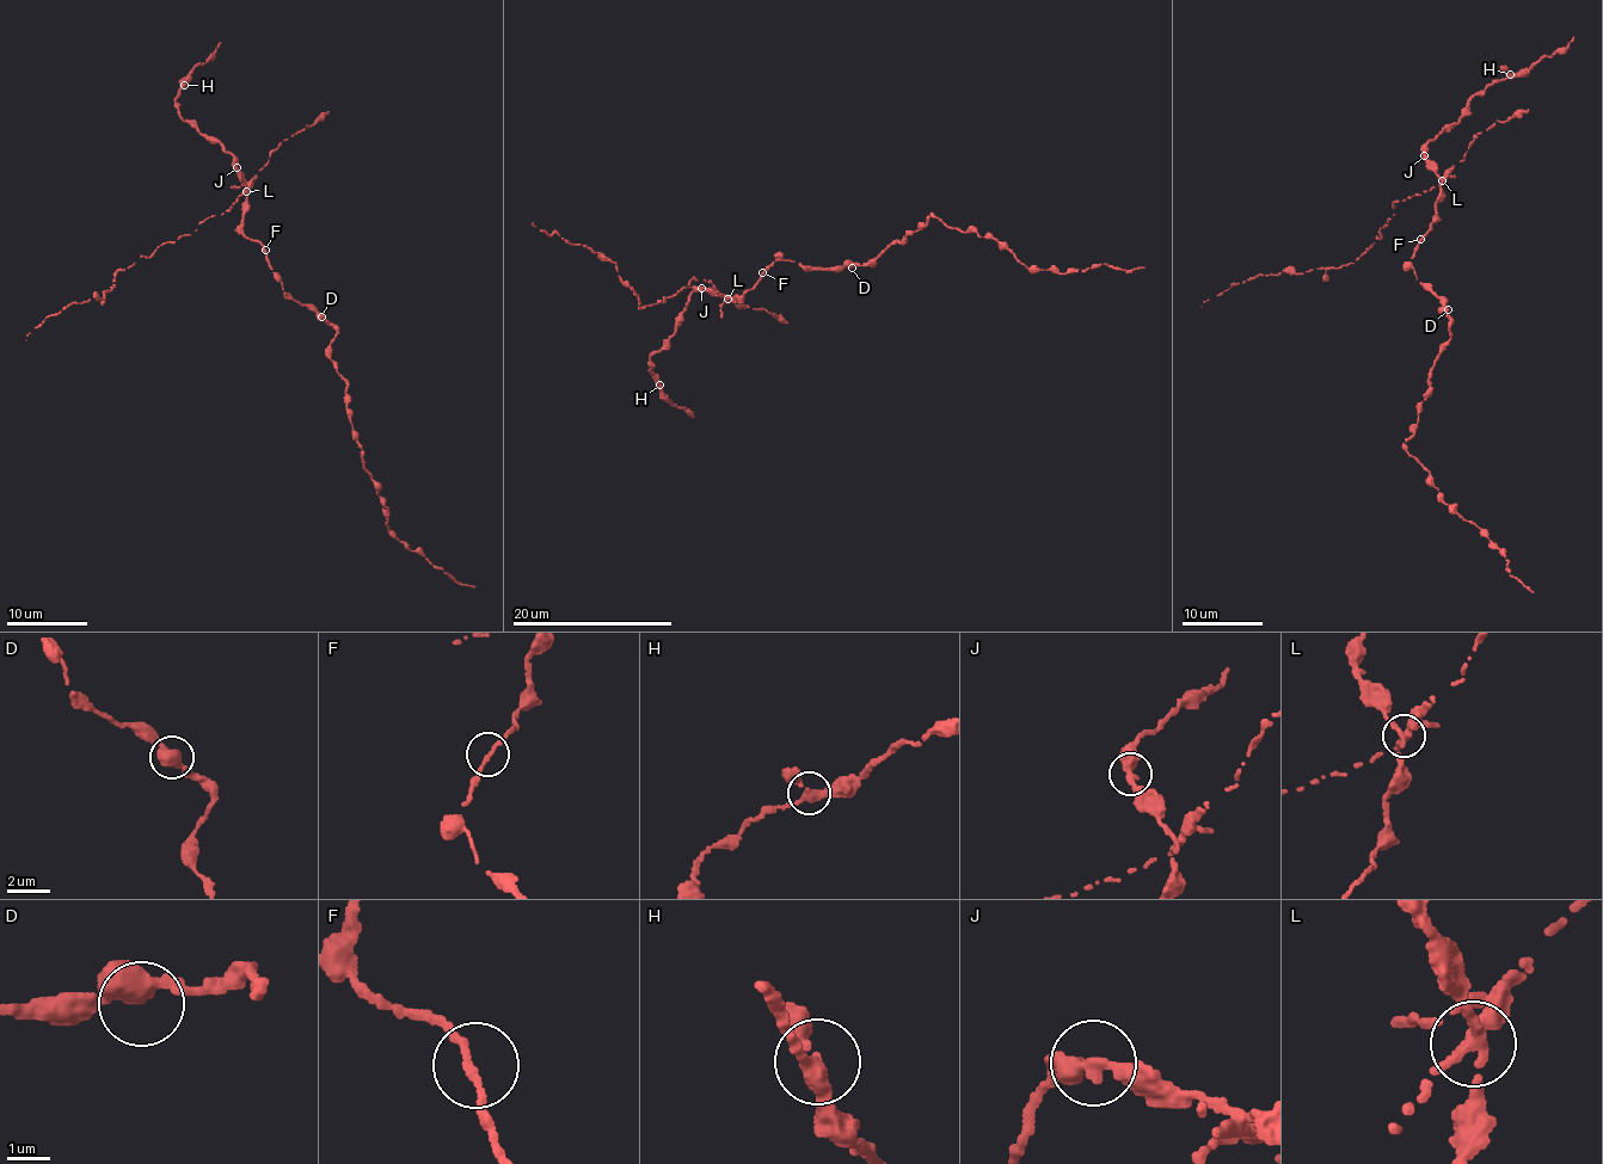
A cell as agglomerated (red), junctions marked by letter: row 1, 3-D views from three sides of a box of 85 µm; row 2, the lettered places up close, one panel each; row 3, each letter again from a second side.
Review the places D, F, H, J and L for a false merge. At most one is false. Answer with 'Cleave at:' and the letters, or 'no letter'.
Cleave at: L

